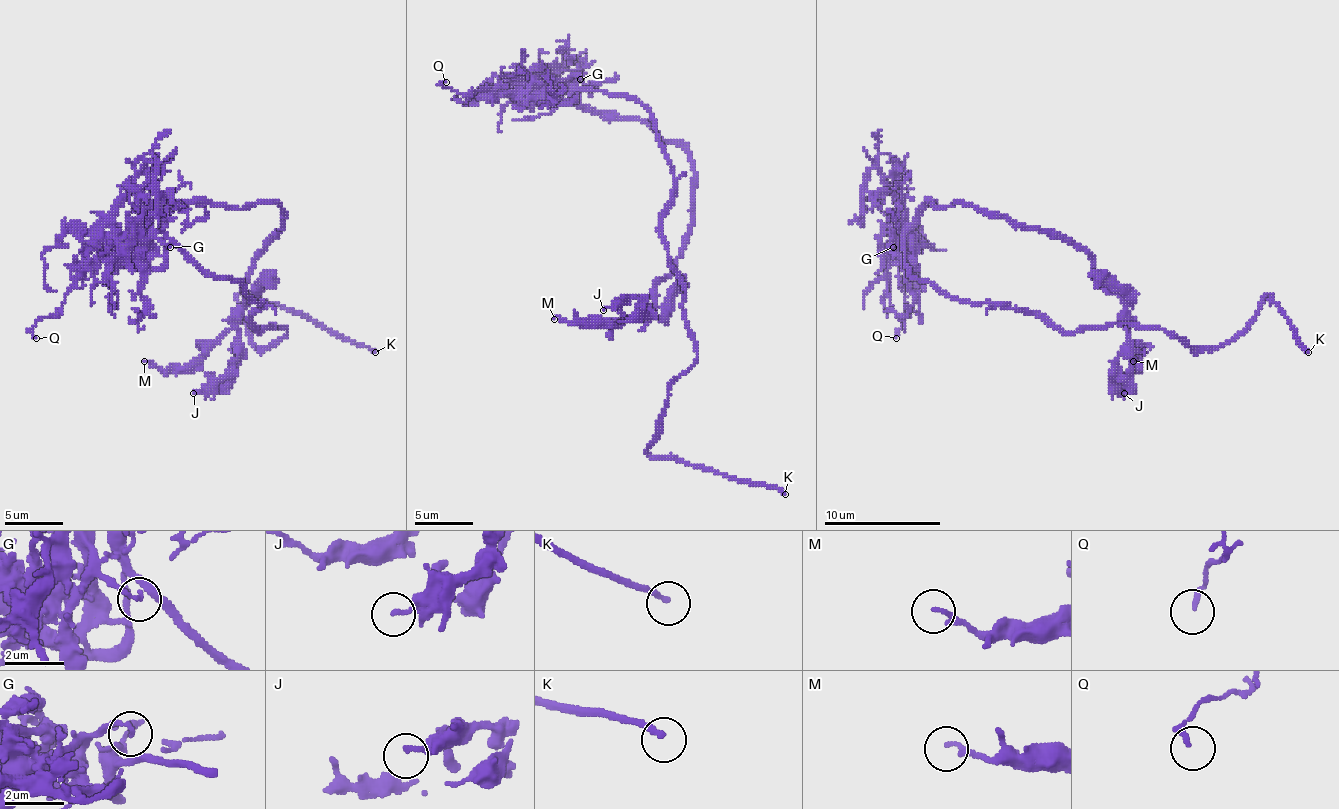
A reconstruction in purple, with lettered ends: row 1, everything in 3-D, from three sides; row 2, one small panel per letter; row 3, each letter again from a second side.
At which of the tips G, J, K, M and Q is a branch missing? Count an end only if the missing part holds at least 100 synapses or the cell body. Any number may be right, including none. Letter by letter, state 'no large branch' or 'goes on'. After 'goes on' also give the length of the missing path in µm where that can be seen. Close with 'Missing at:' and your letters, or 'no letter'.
G: no large branch
J: no large branch
K: goes on; missing 7 µm
M: no large branch
Q: no large branch
Missing at: K

